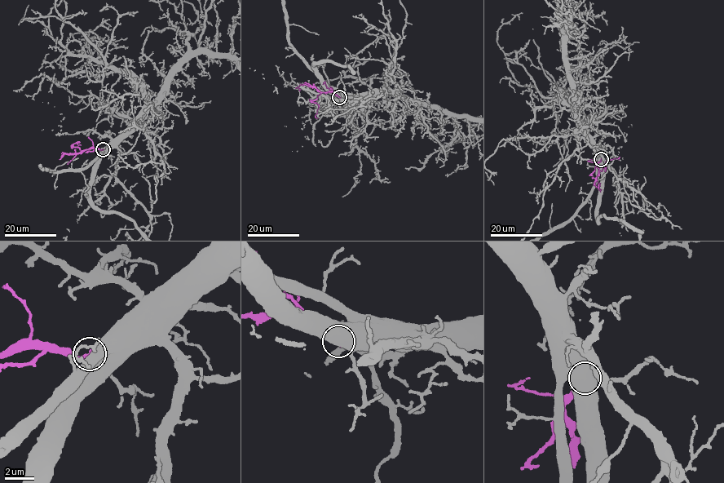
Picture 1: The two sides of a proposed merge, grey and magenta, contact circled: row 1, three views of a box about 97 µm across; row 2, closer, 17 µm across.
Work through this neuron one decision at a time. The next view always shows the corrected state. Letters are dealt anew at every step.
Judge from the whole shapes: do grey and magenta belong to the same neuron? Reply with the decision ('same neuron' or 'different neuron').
same neuron

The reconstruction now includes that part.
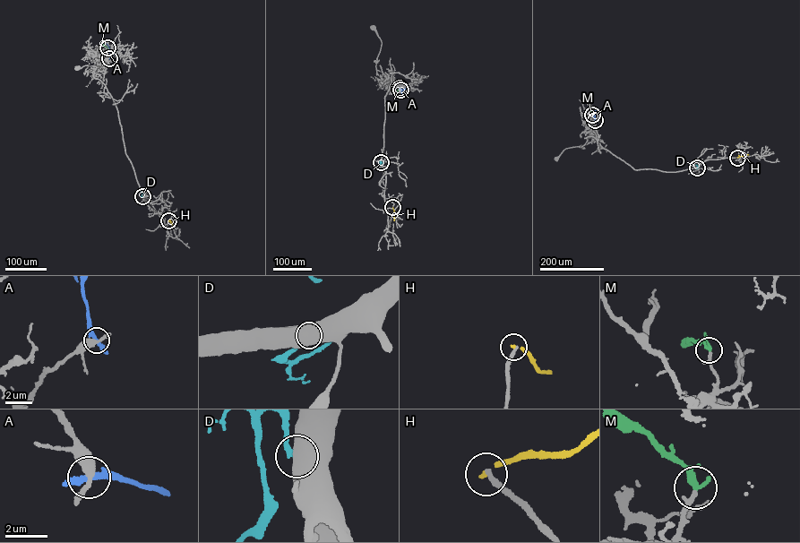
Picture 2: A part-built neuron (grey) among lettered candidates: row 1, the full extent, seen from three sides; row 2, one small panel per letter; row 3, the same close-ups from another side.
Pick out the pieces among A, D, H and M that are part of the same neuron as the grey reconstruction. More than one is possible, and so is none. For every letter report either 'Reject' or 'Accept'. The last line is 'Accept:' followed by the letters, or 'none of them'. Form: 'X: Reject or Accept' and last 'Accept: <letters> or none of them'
A: Reject
D: Reject
H: Reject
M: Accept
Accept: M

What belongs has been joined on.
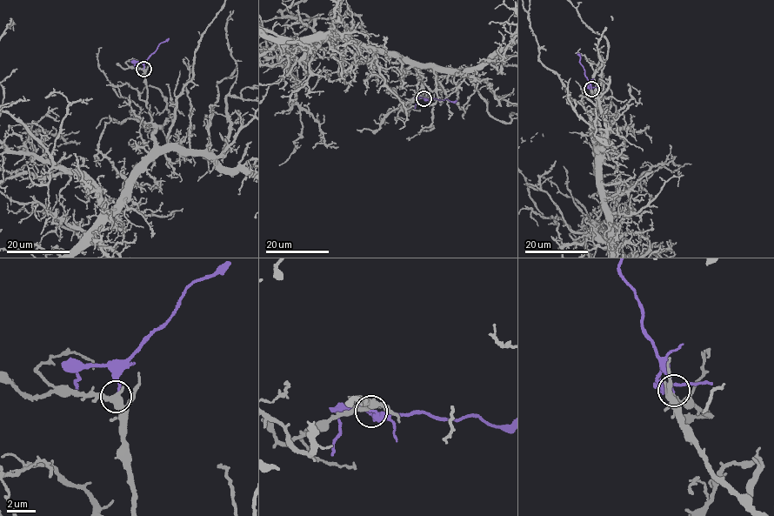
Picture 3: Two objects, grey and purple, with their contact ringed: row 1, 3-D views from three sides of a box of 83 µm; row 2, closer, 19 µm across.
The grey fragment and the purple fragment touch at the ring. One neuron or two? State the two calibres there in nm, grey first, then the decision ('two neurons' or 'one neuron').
calibres 440 and 130 nm; two neurons

